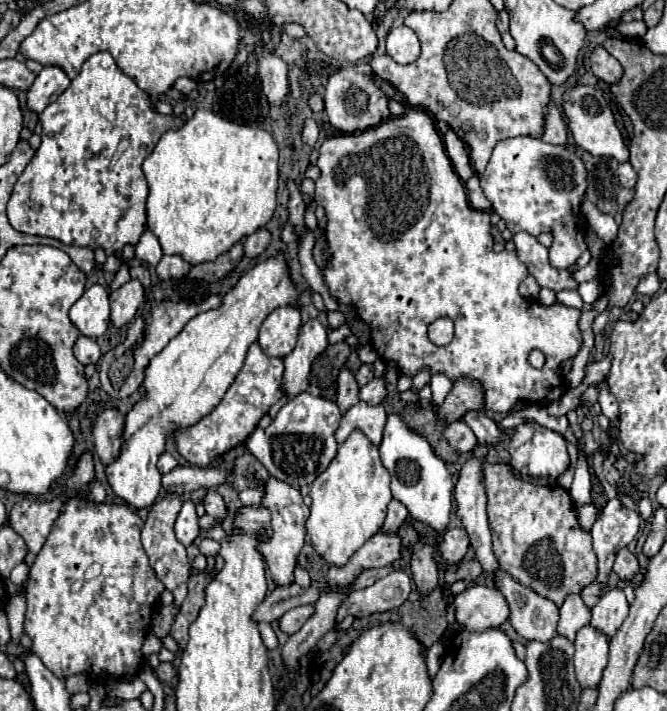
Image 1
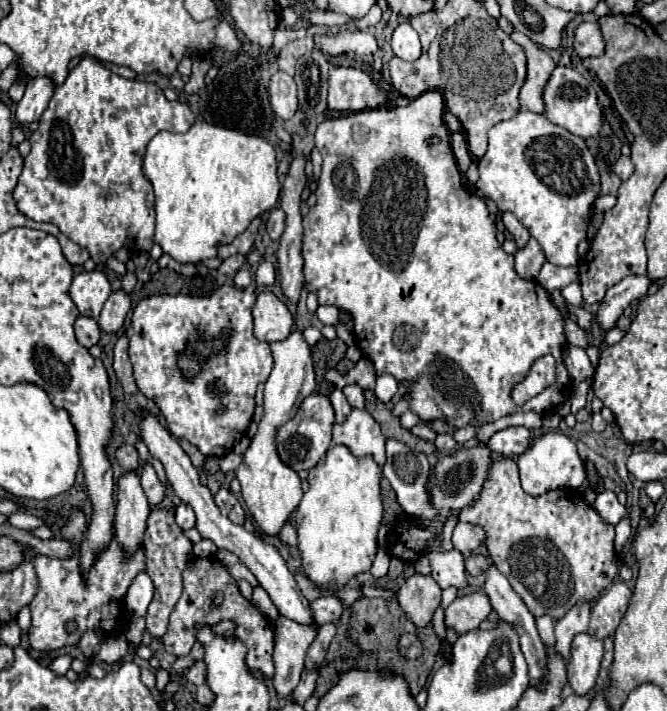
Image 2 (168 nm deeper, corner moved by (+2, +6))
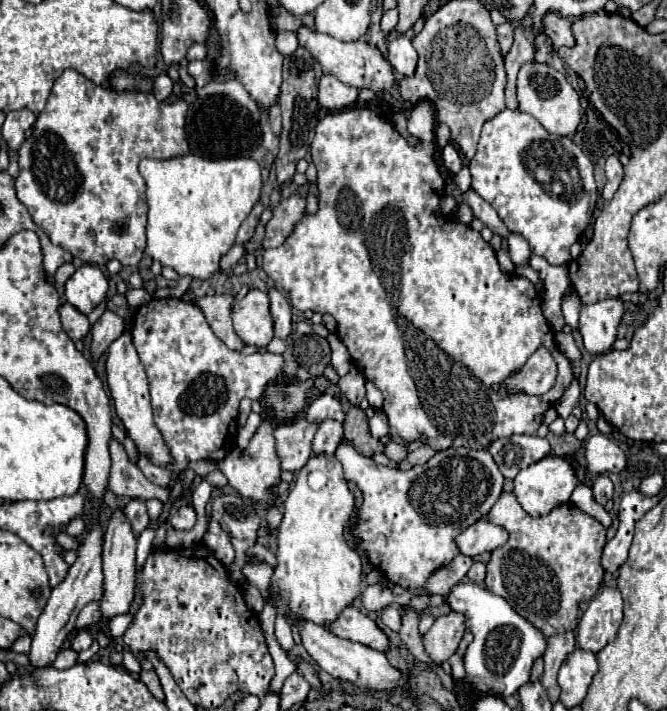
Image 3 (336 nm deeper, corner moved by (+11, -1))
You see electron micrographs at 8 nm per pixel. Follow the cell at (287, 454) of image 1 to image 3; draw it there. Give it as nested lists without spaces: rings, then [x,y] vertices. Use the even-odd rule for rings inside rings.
[[[304,417],[280,423],[274,429],[276,453],[280,457],[280,467],[284,471],[300,471],[312,455],[312,439],[316,433],[316,423],[308,423]]]

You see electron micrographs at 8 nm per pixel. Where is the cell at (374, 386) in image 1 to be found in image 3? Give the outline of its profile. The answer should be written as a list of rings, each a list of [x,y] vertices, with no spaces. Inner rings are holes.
[[[320,395],[318,399],[314,399],[306,411],[306,419],[310,423],[322,423],[326,419],[336,419],[336,421],[344,421],[344,411],[340,407],[340,401],[334,399],[332,395]]]

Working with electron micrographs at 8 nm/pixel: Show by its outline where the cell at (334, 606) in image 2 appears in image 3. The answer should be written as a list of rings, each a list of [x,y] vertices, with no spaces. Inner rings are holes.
[[[352,605],[340,613],[336,623],[330,625],[330,631],[342,639],[358,641],[376,651],[388,651],[386,633],[376,625],[374,619],[370,619],[368,615],[364,615],[362,611],[358,611]]]

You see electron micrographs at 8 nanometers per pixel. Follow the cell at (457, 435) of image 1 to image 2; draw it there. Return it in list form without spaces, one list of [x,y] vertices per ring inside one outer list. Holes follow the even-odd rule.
[[[439,432],[435,438],[435,446],[439,452],[453,452],[457,448],[457,440],[449,432]]]

